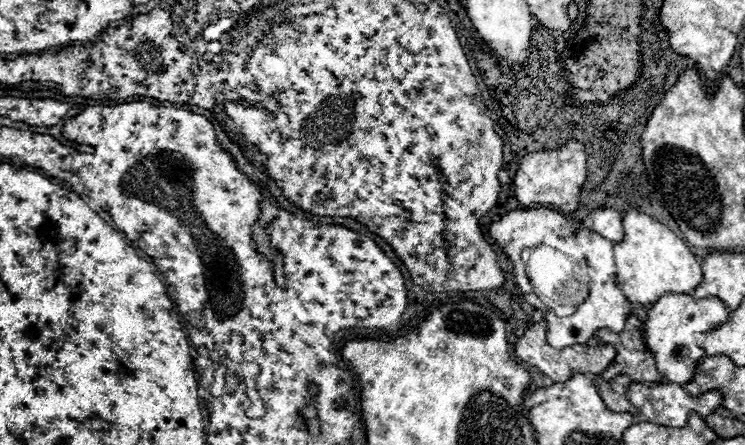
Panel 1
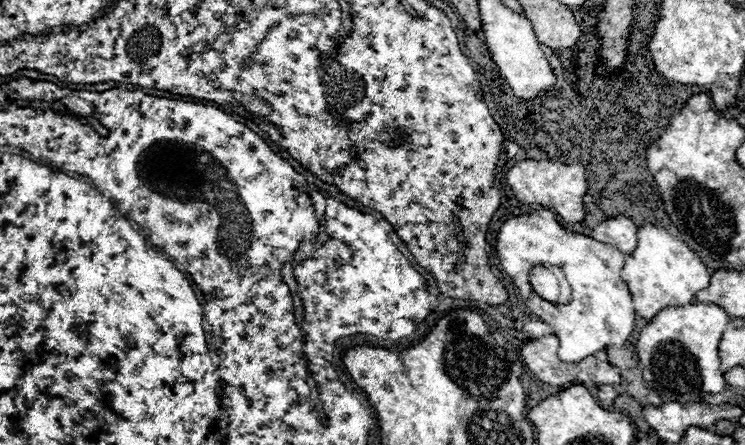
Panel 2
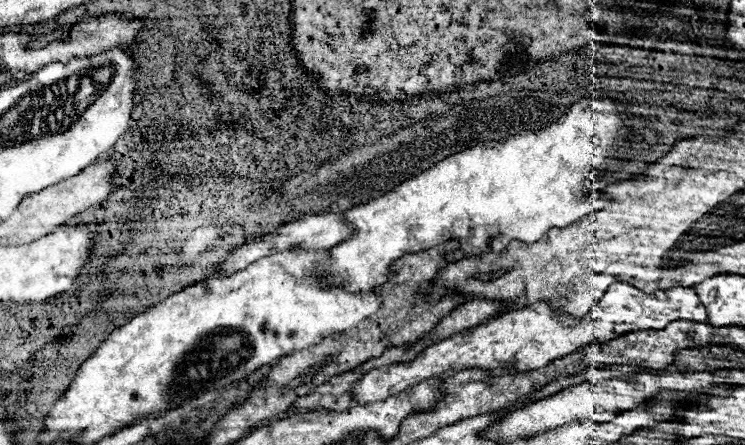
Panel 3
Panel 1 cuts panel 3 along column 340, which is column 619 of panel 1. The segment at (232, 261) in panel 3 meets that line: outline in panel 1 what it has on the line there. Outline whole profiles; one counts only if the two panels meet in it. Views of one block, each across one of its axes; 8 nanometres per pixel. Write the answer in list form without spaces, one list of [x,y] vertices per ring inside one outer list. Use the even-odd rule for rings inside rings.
[[[602,208],[602,210],[592,210],[582,224],[600,236],[604,236],[610,242],[620,242],[624,238],[624,228],[622,228],[622,216],[620,212],[612,208]]]

